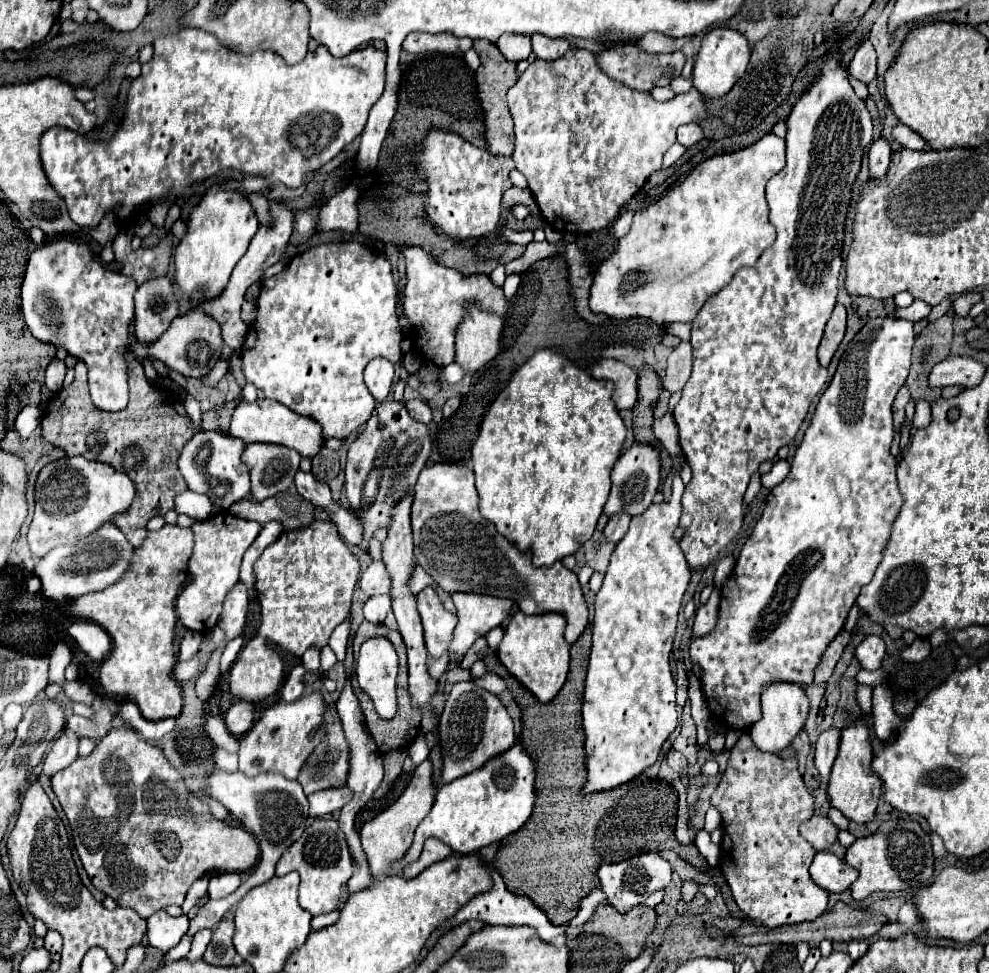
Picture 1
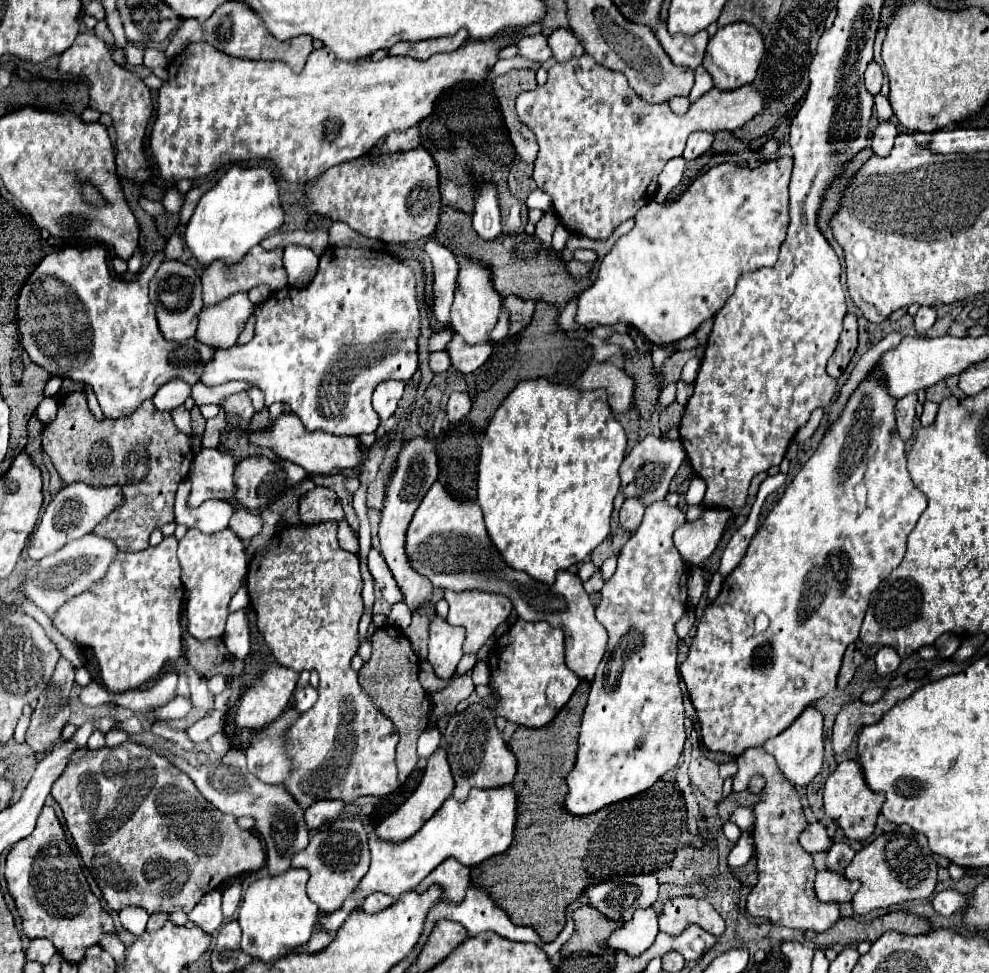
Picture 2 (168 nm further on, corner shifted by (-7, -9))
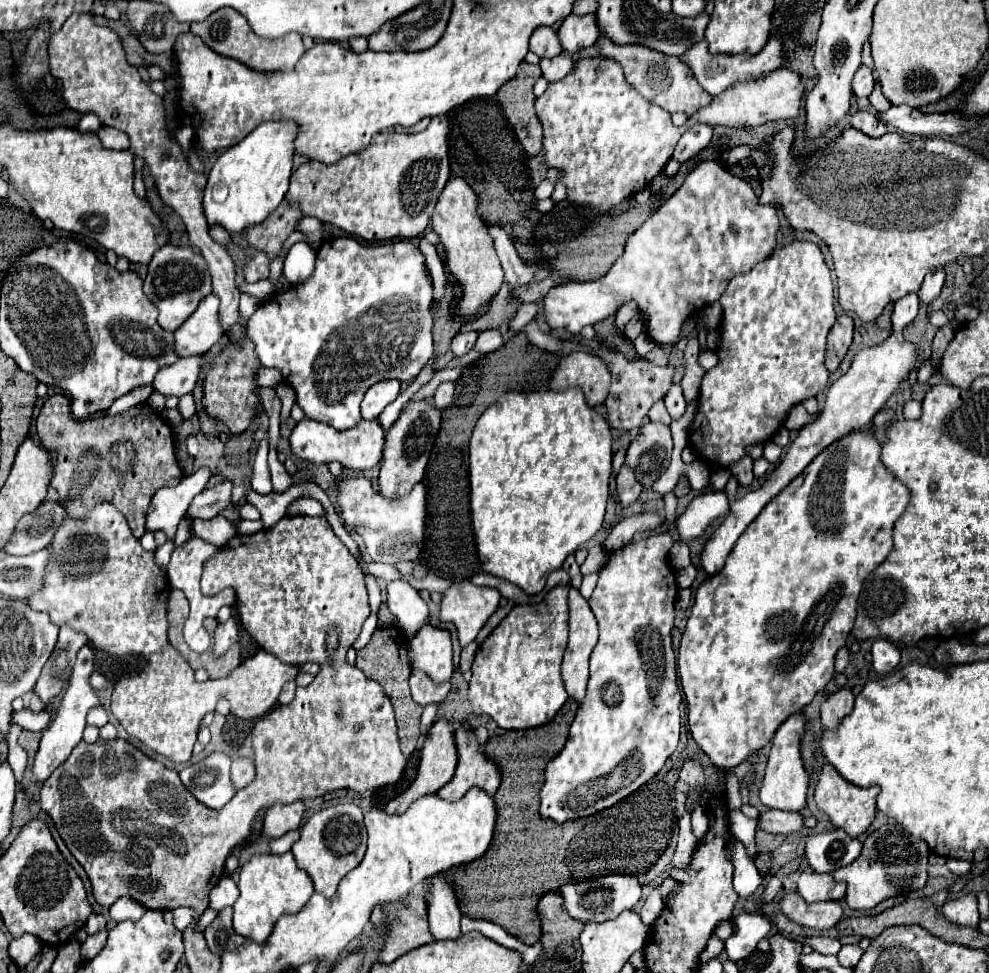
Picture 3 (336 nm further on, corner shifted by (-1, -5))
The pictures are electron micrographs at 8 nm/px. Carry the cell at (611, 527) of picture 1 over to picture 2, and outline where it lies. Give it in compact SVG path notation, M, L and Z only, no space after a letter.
M625 500L623 508L619 512L619 524L621 524L621 528L627 530L627 532L633 532L639 526L641 518L643 518L643 510L645 510L645 506L641 502Z

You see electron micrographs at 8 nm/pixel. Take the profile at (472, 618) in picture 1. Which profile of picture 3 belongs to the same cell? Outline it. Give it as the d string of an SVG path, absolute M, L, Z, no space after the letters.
M469 580L453 582L441 594L439 620L453 622L459 632L459 644L467 646L497 610L499 600L501 594L495 588L481 588Z

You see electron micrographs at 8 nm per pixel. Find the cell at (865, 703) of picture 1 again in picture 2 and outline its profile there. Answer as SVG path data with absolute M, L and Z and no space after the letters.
M887 694L875 704L863 704L861 700L847 704L839 712L835 726L833 726L831 744L833 744L835 756L841 756L853 744L853 738L855 738L859 726L879 722L883 718L883 714L887 712L887 708L889 708L889 696Z

